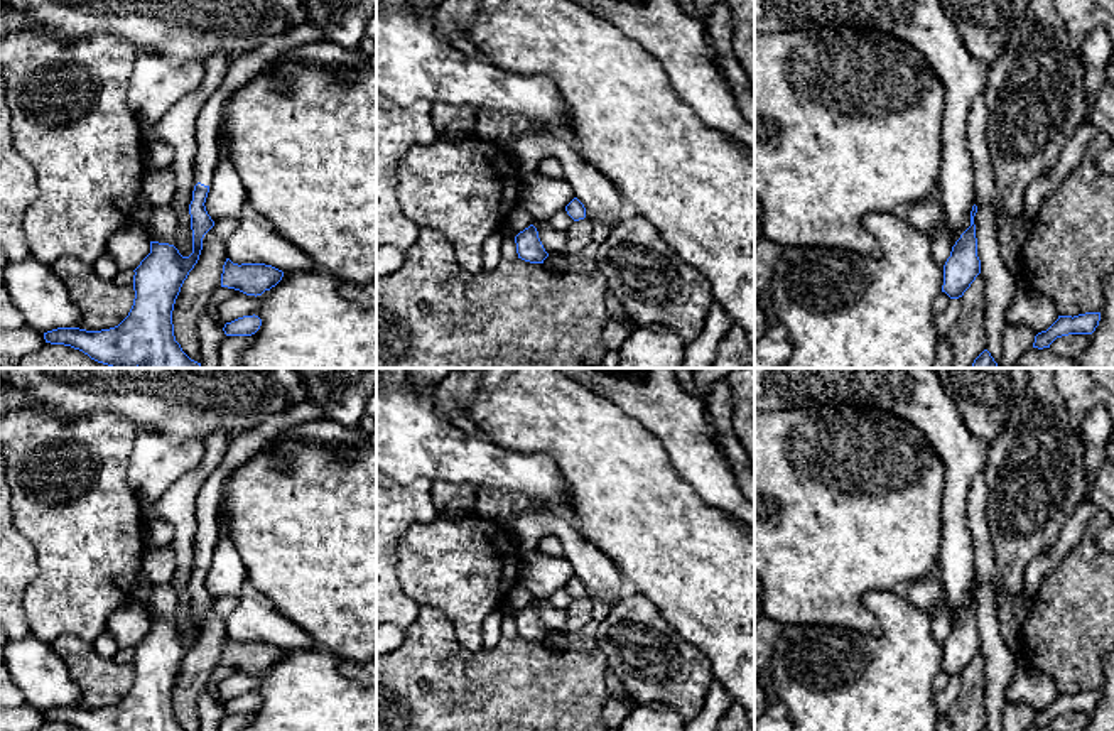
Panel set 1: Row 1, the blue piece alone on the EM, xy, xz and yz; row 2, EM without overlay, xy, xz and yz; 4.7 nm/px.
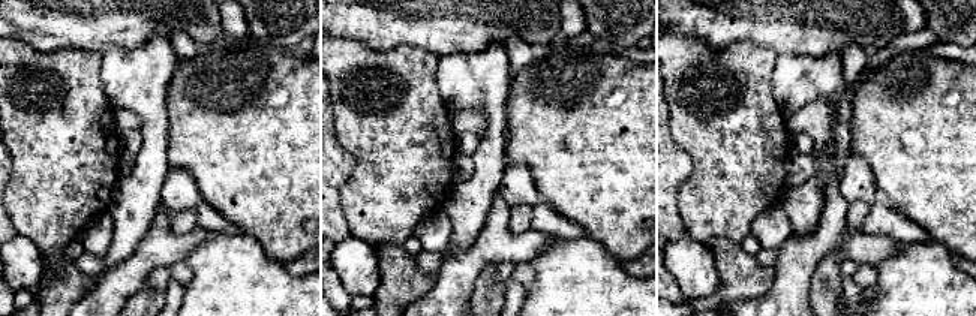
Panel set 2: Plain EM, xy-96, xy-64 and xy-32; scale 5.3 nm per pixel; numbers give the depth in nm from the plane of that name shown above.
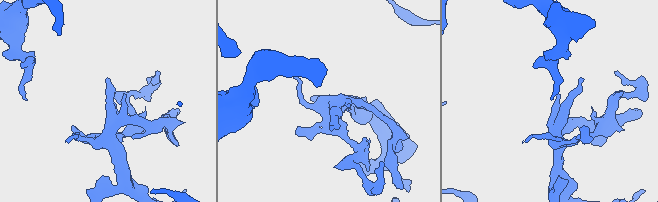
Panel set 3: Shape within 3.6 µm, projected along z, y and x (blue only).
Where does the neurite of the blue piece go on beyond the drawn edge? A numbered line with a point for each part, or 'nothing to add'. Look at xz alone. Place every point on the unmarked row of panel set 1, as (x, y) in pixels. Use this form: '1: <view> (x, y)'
nothing to add

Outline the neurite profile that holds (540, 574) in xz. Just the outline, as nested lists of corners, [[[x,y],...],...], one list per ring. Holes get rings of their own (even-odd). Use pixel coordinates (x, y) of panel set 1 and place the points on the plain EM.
[[[549,533],[537,547],[522,554],[518,584],[508,594],[503,616],[515,616],[535,598],[549,599],[576,576],[572,564],[562,555],[562,542]]]

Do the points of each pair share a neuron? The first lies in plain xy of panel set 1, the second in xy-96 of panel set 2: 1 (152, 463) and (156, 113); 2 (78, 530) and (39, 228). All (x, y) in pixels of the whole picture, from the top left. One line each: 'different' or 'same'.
1: same
2: same

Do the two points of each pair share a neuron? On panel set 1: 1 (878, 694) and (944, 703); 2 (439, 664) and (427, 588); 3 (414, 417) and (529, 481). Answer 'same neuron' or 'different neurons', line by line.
1: different neurons
2: different neurons
3: same neuron

